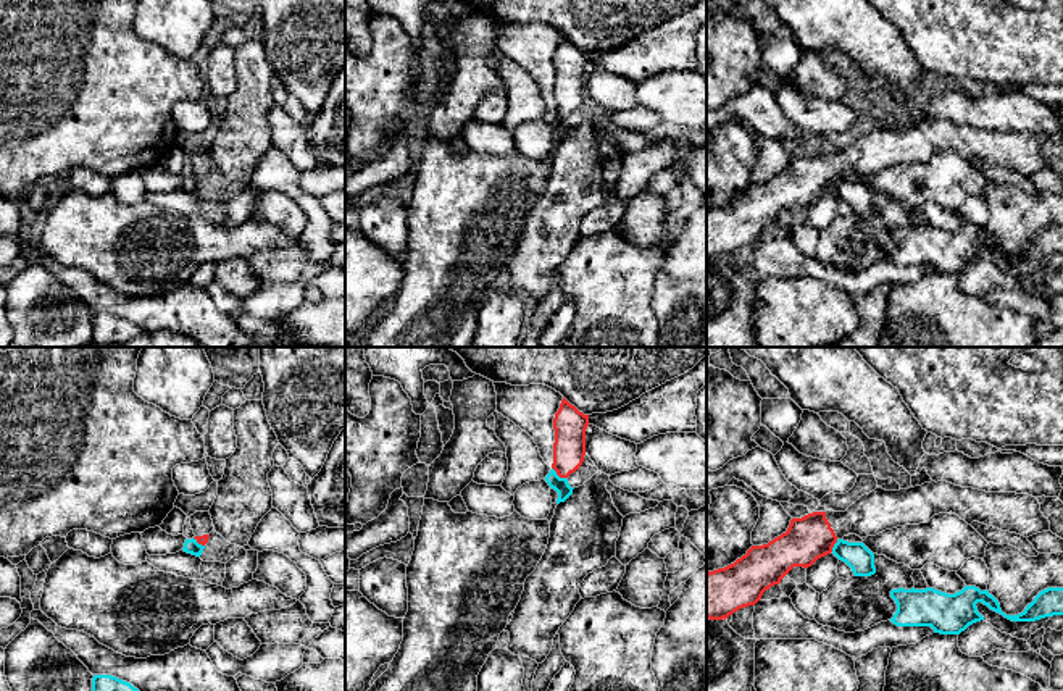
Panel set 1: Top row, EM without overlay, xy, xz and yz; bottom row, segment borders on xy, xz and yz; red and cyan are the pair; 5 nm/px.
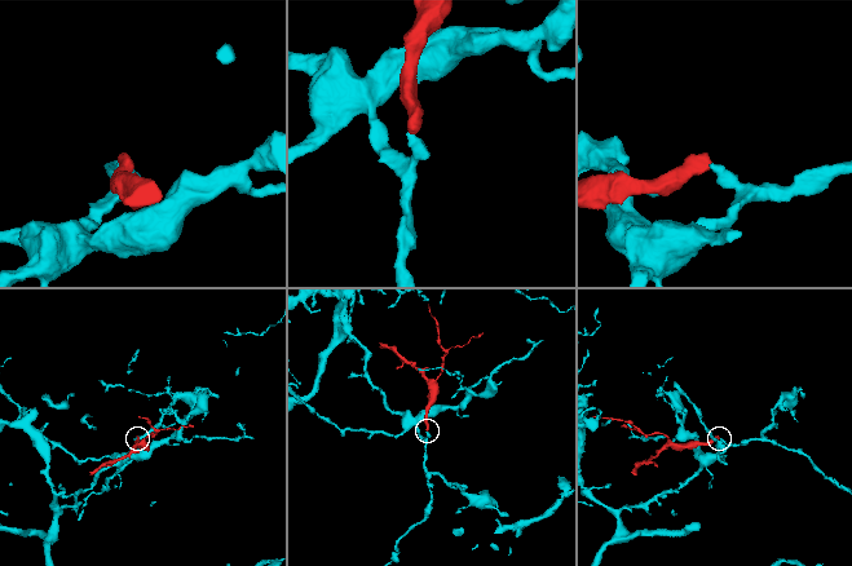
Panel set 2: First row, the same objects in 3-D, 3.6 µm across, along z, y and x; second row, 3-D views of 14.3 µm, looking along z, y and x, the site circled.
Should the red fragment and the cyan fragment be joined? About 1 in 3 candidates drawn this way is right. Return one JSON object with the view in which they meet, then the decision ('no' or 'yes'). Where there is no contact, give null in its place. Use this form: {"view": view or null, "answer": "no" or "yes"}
{"view": "xz", "answer": "yes"}

